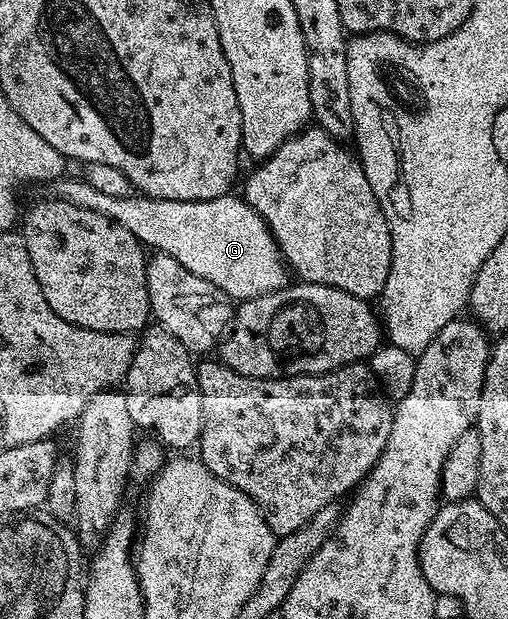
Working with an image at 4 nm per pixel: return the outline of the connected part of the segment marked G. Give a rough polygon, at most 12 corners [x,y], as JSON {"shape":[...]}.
{"shape":[[97,192],[101,212],[233,300],[288,285],[263,217],[234,193],[200,202]]}

